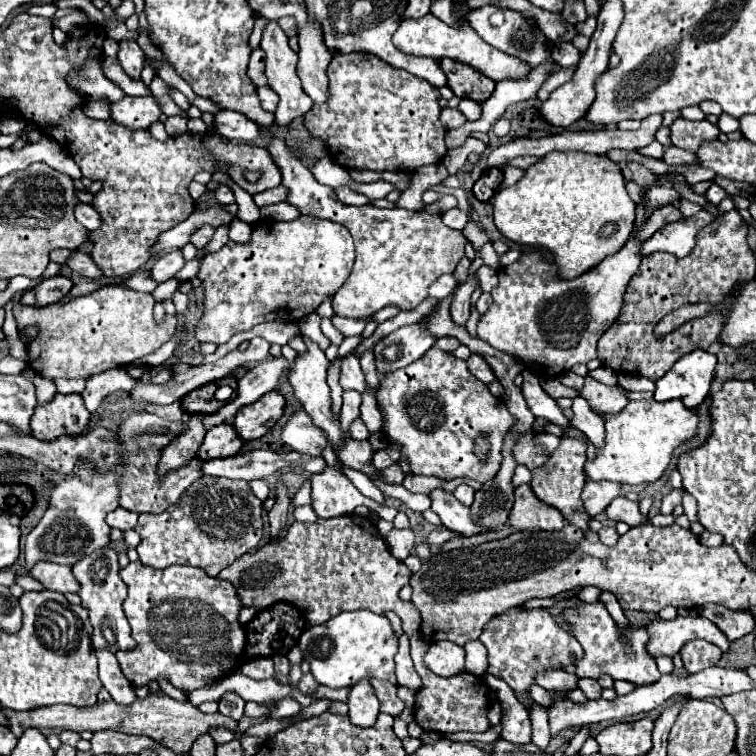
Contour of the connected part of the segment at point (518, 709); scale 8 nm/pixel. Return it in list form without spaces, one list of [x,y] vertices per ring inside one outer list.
[[[485,675],[485,683],[489,685],[489,689],[493,689],[497,693],[497,701],[499,701],[501,711],[503,711],[503,715],[501,715],[501,727],[503,727],[501,737],[505,741],[515,743],[515,745],[529,743],[531,741],[529,713],[519,703],[513,689],[493,675]]]

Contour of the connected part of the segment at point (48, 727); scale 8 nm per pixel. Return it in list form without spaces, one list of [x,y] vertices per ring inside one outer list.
[[[165,693],[149,695],[147,699],[137,699],[129,707],[123,707],[123,705],[109,701],[109,703],[97,703],[91,707],[37,707],[35,711],[7,711],[3,707],[1,711],[9,721],[9,729],[17,737],[23,735],[23,731],[27,727],[37,727],[43,735],[51,735],[51,733],[59,735],[65,729],[71,729],[77,733],[79,731],[93,731],[95,733],[101,729],[109,729],[109,731],[119,731],[119,733],[129,733],[129,735],[153,737],[177,753],[189,753],[193,741],[199,735],[207,733],[211,727],[221,725],[221,727],[227,727],[229,731],[235,733],[237,725],[239,725],[237,721],[233,721],[227,715],[221,715],[221,713],[207,715],[207,713],[199,711],[195,705],[191,705],[189,701],[173,701]]]

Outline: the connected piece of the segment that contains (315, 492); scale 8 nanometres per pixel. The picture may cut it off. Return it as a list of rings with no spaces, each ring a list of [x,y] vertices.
[[[337,457],[338,464],[327,466],[323,473],[311,475],[311,507],[315,509],[317,517],[331,519],[341,515],[351,515],[355,507],[367,505],[371,511],[375,511],[380,519],[392,522],[398,510],[386,505],[379,505],[373,499],[365,497],[357,491],[357,487],[339,473],[339,465],[342,464]]]

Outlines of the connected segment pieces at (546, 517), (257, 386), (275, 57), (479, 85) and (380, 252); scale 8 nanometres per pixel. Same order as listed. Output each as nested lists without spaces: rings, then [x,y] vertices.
[[[519,485],[515,489],[515,503],[511,509],[511,527],[517,531],[537,529],[537,531],[559,531],[565,519],[559,509],[539,501],[529,485]]]
[[[267,357],[263,363],[249,369],[239,379],[237,397],[231,403],[227,403],[225,407],[221,407],[217,413],[205,417],[205,429],[211,429],[213,425],[223,423],[223,421],[231,423],[239,407],[255,403],[261,395],[265,395],[267,391],[273,391],[279,383],[281,375],[287,373],[289,367],[291,367],[291,363],[285,357]]]
[[[269,21],[265,31],[263,31],[263,39],[261,39],[261,49],[265,51],[267,55],[267,79],[269,79],[269,87],[281,97],[279,101],[279,107],[275,111],[275,121],[279,125],[289,125],[293,119],[305,115],[311,107],[313,107],[313,101],[305,95],[305,91],[301,89],[301,81],[295,73],[295,65],[297,65],[297,53],[291,51],[291,47],[287,45],[287,35],[283,33],[283,29],[279,27],[277,21]]]
[[[443,59],[441,67],[447,75],[447,87],[457,97],[467,97],[477,103],[483,103],[495,91],[495,83],[489,77],[479,75],[477,69],[465,65],[465,63],[457,63],[453,59]]]
[[[271,139],[269,153],[281,169],[283,185],[289,189],[287,203],[295,205],[303,215],[329,219],[345,225],[355,241],[357,257],[349,279],[333,297],[333,311],[341,317],[369,317],[375,311],[397,305],[401,309],[417,307],[425,297],[429,285],[443,273],[453,273],[455,265],[465,257],[469,239],[463,231],[451,229],[443,223],[441,215],[407,209],[377,209],[373,205],[351,207],[337,201],[335,191],[321,185],[299,157],[281,139]]]

